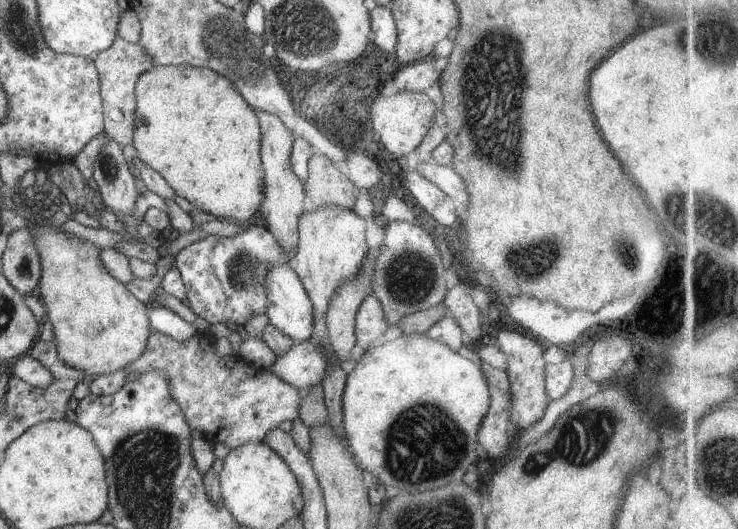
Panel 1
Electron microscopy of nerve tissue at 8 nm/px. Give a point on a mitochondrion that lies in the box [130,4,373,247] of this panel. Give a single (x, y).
(222, 39)

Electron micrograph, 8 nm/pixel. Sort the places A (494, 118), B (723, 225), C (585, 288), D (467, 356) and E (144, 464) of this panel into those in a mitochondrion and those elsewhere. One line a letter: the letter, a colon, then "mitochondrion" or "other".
A: mitochondrion
B: mitochondrion
C: other
D: other
E: mitochondrion

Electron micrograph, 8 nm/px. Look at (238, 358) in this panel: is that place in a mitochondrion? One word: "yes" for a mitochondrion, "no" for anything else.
no

